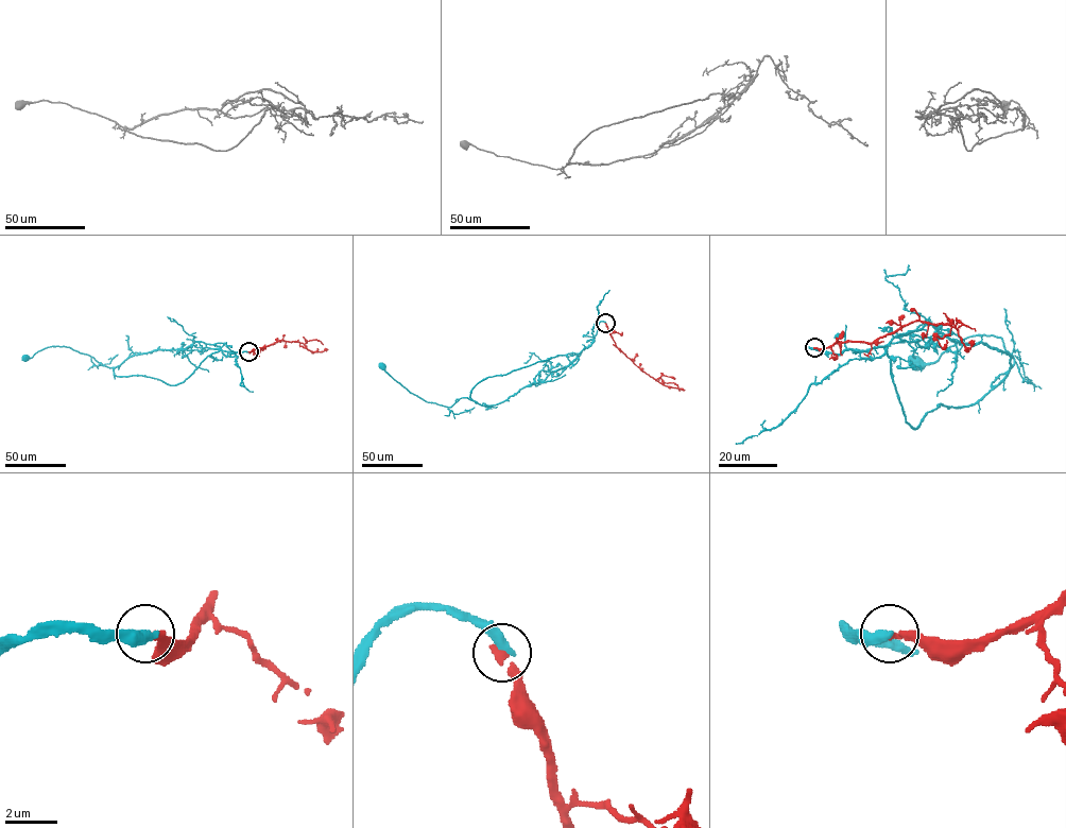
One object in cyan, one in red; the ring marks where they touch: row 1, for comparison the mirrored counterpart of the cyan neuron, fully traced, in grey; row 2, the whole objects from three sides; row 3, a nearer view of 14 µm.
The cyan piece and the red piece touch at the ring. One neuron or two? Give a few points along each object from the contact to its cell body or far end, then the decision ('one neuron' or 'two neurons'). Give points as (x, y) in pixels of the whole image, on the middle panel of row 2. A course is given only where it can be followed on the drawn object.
course cyan (605, 323), (579, 352), (487, 377), (470, 399), (449, 407), (410, 393), (382, 366); course red (605, 323), (615, 344), (637, 366), (660, 383), (685, 390); two neurons

